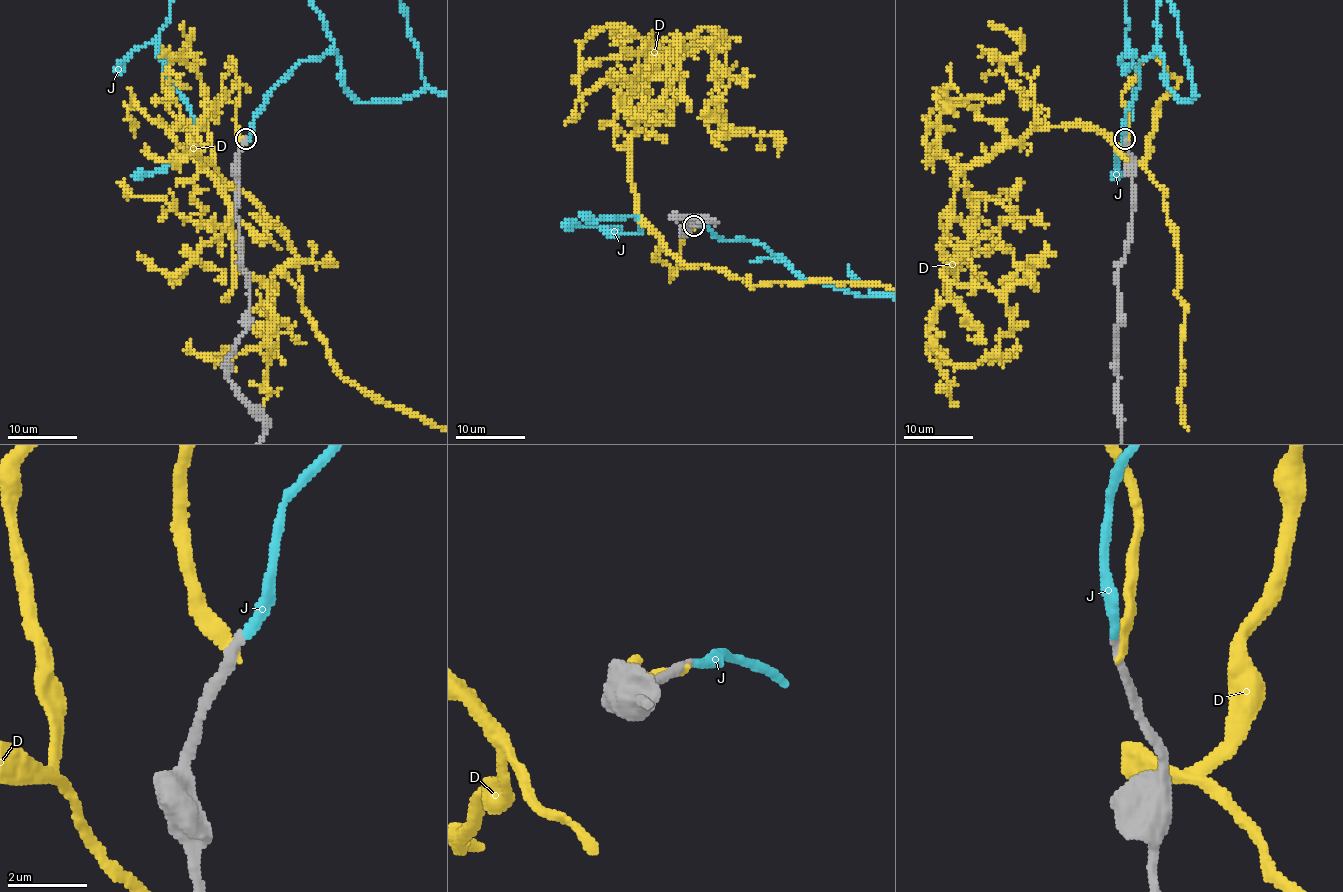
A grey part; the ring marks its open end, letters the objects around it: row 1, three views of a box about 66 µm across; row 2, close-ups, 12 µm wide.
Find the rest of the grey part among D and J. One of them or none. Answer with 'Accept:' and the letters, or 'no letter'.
Accept: J

